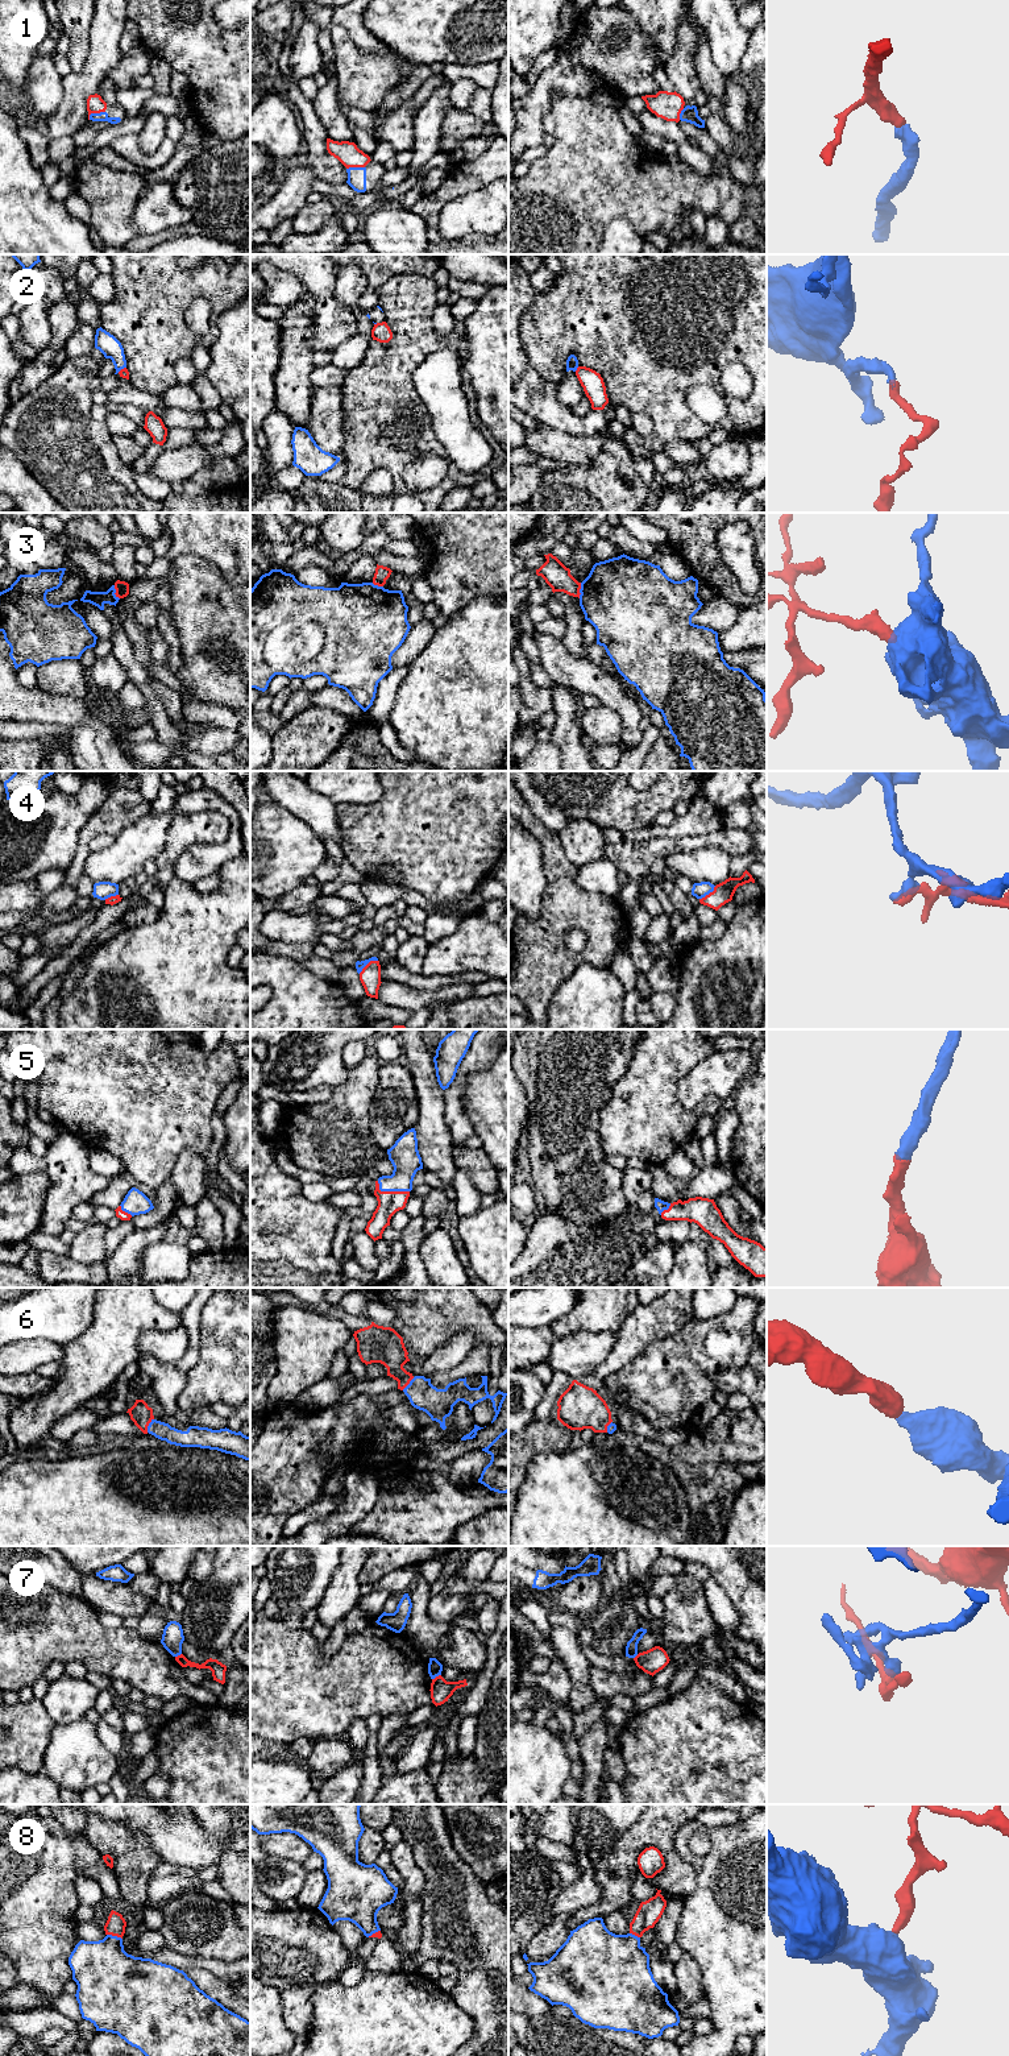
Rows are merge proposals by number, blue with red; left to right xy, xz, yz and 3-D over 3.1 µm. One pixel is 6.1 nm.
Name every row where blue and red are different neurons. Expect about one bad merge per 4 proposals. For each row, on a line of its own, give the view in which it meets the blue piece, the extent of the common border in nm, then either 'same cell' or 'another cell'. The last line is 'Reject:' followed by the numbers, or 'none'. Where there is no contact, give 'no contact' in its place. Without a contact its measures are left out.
1: xy | 120 nm | same cell
2: yz | 40 nm | another cell
3: yz | 100 nm | another cell
4: xz | 150 nm | another cell
5: xz | 220 nm | same cell
6: xy | 100 nm | same cell
7: xz | 70 nm | another cell
8: xy | 100 nm | same cell
Reject: 2, 3, 4, 7

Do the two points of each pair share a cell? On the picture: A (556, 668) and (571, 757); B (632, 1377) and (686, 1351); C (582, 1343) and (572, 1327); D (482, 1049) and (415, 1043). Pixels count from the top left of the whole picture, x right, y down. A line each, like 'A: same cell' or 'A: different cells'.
A: different cells
B: same cell
C: different cells
D: different cells

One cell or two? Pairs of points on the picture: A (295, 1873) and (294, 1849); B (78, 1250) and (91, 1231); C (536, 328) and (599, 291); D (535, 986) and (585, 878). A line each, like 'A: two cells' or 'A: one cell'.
A: two cells
B: one cell
C: one cell
D: two cells

